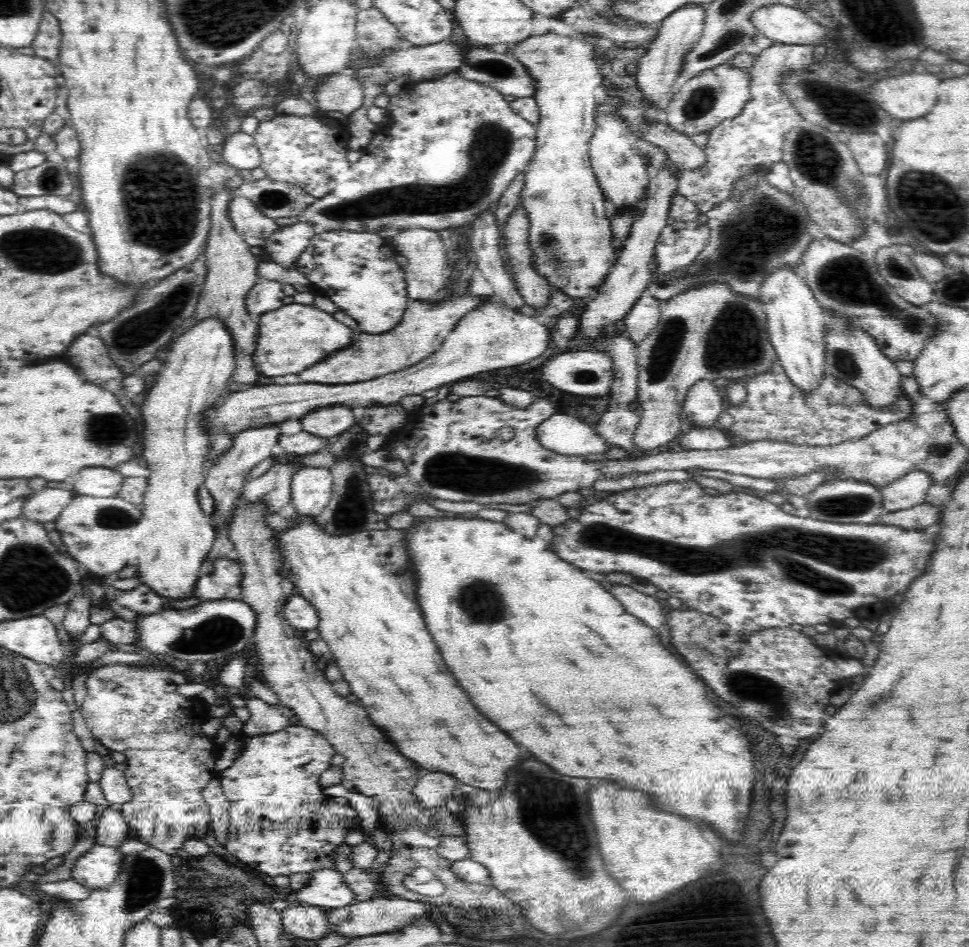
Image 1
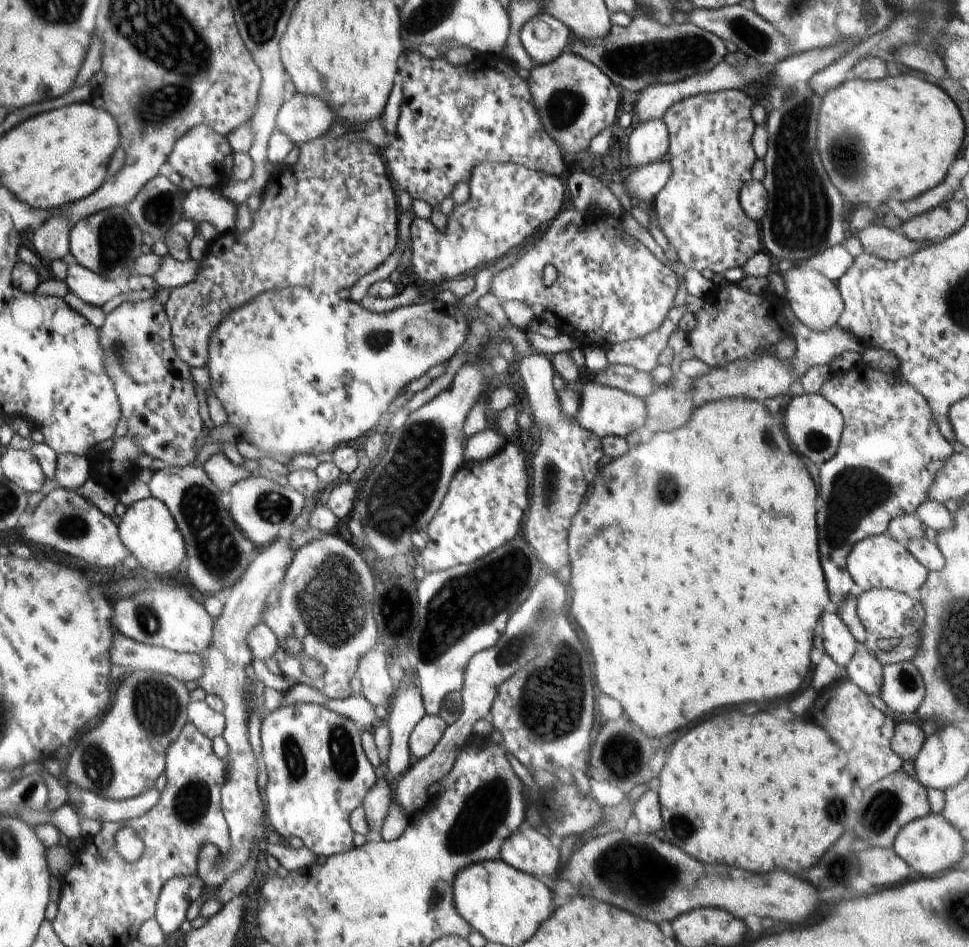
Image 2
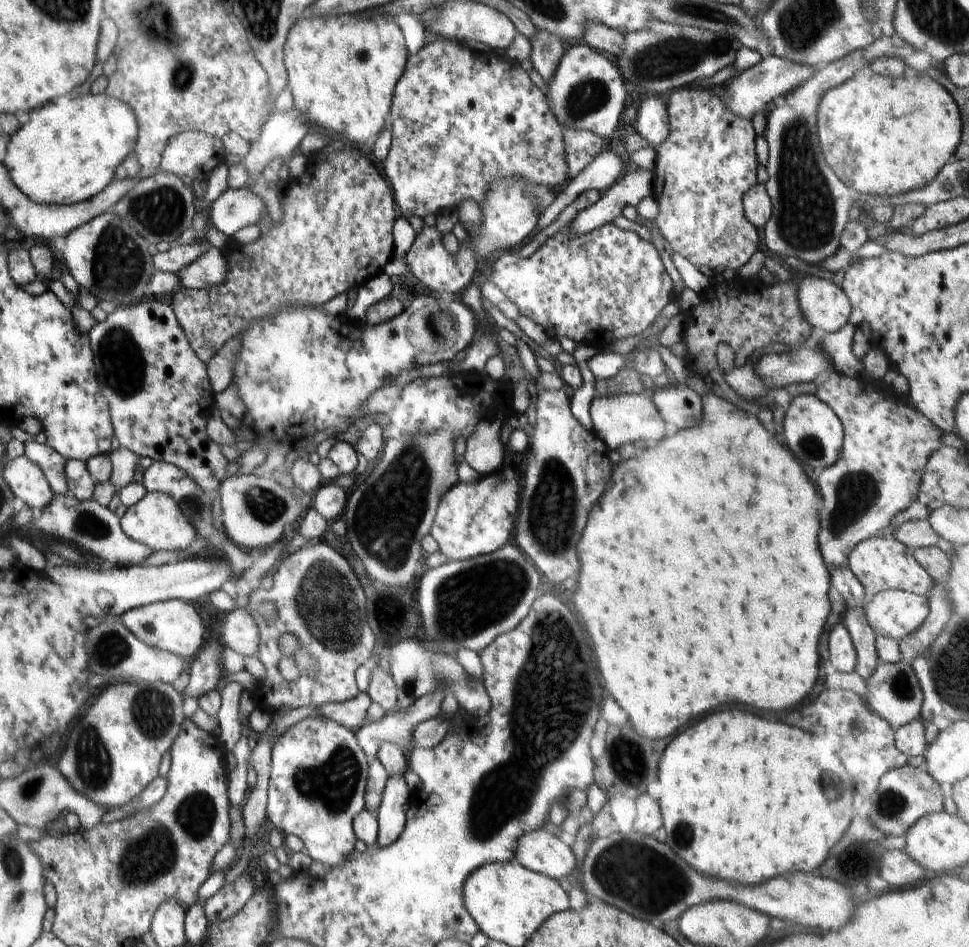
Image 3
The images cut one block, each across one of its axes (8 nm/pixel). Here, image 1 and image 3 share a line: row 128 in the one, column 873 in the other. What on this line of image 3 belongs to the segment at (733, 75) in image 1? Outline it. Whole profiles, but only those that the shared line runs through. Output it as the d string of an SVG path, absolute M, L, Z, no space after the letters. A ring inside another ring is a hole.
M879 663L866 683L864 698L869 709L880 718L885 718L894 731L903 724L921 719L923 692L911 663Z

